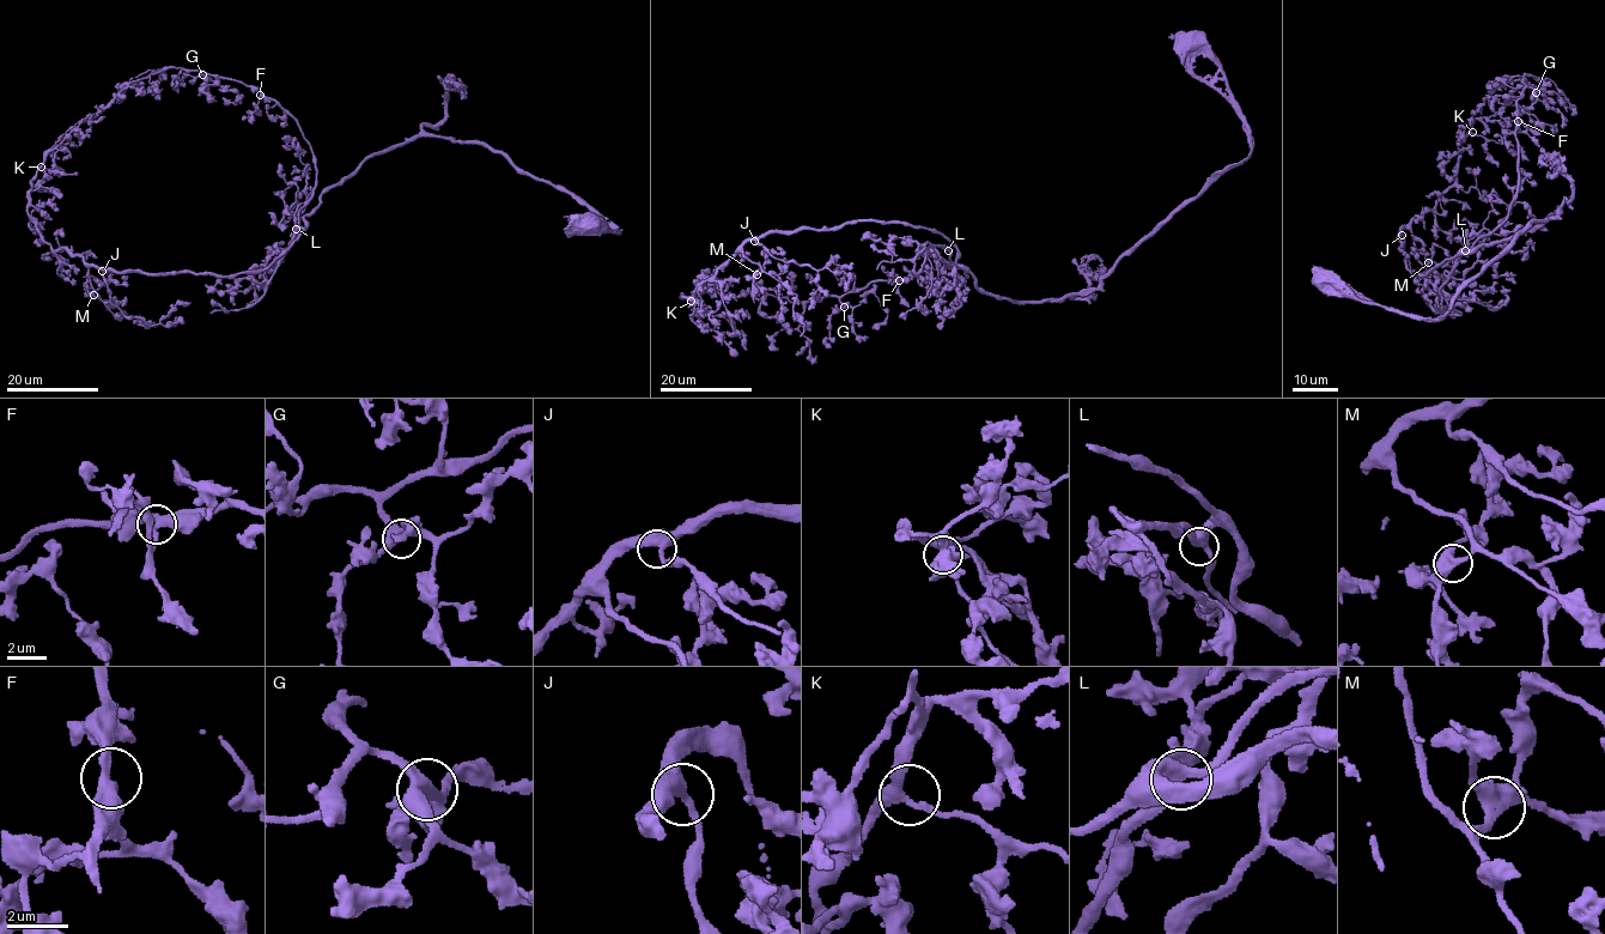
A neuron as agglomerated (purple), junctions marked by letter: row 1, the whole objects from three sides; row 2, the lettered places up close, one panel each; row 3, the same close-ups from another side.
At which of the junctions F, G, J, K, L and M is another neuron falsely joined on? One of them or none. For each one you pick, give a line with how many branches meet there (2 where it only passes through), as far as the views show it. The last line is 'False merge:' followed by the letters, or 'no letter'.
False merge: no letter

